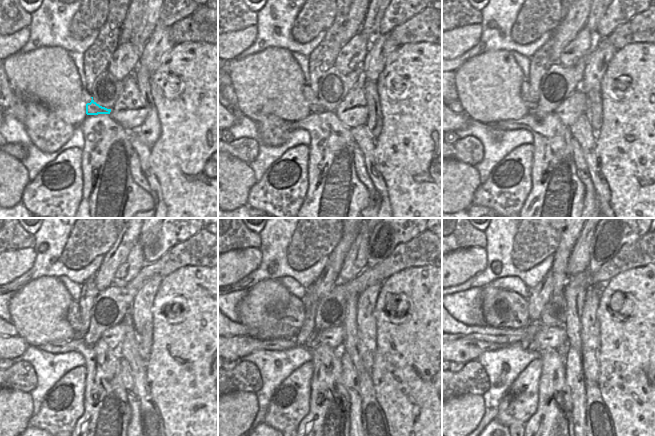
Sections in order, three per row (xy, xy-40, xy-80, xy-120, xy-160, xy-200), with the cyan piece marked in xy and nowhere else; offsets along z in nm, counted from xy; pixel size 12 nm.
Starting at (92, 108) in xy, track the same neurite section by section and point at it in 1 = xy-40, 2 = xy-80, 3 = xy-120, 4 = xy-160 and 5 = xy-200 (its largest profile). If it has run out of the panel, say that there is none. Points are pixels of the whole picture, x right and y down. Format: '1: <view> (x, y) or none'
1: xy-40 (315, 108)
2: xy-80 (525, 88)
3: xy-120 (73, 313)
4: xy-160 (292, 313)
5: xy-200 (506, 310)

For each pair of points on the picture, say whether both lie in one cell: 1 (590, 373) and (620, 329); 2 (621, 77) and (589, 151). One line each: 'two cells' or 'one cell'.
1: two cells
2: two cells

